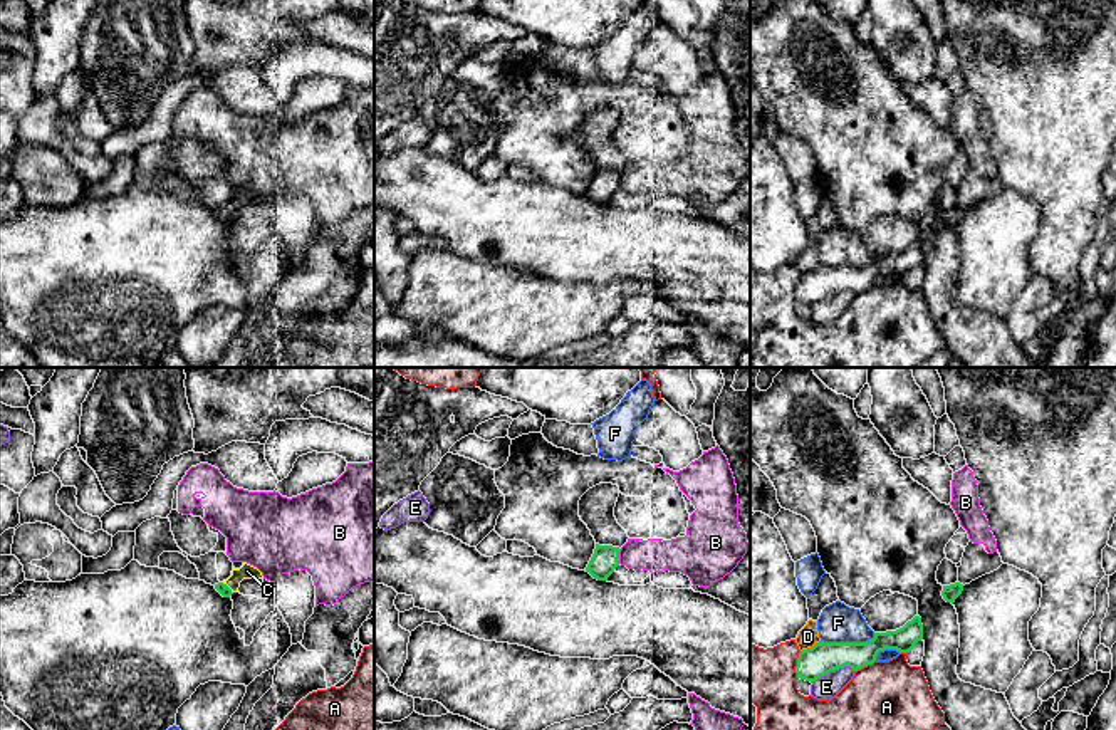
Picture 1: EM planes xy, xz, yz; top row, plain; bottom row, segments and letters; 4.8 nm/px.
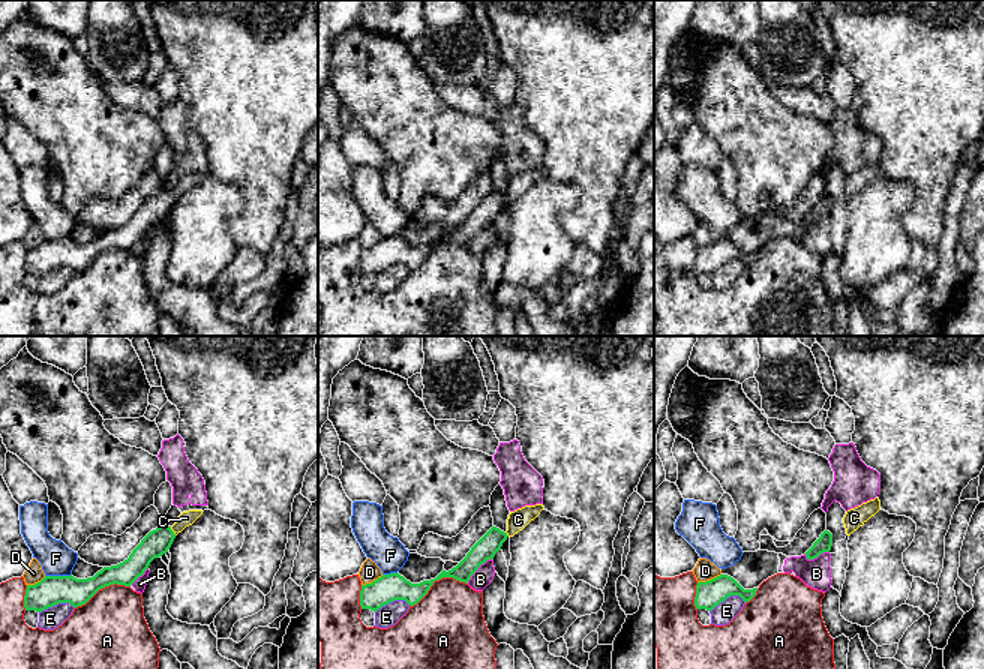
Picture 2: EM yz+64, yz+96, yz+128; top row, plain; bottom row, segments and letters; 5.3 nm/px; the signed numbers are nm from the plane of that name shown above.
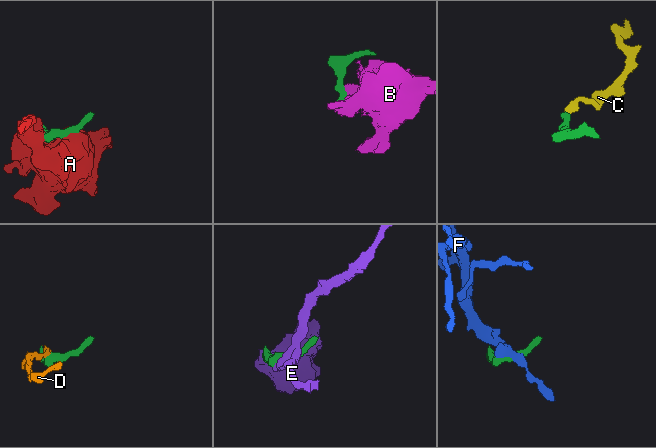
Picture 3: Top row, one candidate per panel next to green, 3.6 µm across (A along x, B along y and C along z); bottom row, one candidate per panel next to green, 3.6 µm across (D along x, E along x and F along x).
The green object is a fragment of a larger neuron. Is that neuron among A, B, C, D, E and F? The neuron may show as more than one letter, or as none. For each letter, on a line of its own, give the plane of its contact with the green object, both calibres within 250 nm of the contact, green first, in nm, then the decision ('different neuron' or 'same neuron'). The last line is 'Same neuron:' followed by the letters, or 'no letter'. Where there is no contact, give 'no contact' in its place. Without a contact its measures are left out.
A: yz | 150/280 nm | different neuron
B: xz | 130/160 nm | different neuron
C: xy | 60/70 nm | same neuron
D: yz | 150/100 nm | different neuron
E: yz | 150/120 nm | different neuron
F: yz | 150/190 nm | different neuron
Same neuron: C

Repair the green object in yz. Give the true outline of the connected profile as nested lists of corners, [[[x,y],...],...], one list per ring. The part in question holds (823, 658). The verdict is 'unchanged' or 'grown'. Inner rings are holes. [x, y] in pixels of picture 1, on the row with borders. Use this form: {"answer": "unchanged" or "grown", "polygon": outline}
{"answer": "unchanged", "polygon": [[[915,616],[896,631],[874,633],[874,638],[866,643],[819,641],[812,648],[799,653],[795,673],[797,678],[812,683],[817,678],[844,666],[858,671],[868,665],[873,665],[879,651],[896,649],[900,653],[910,653],[921,639],[921,618]]]}

